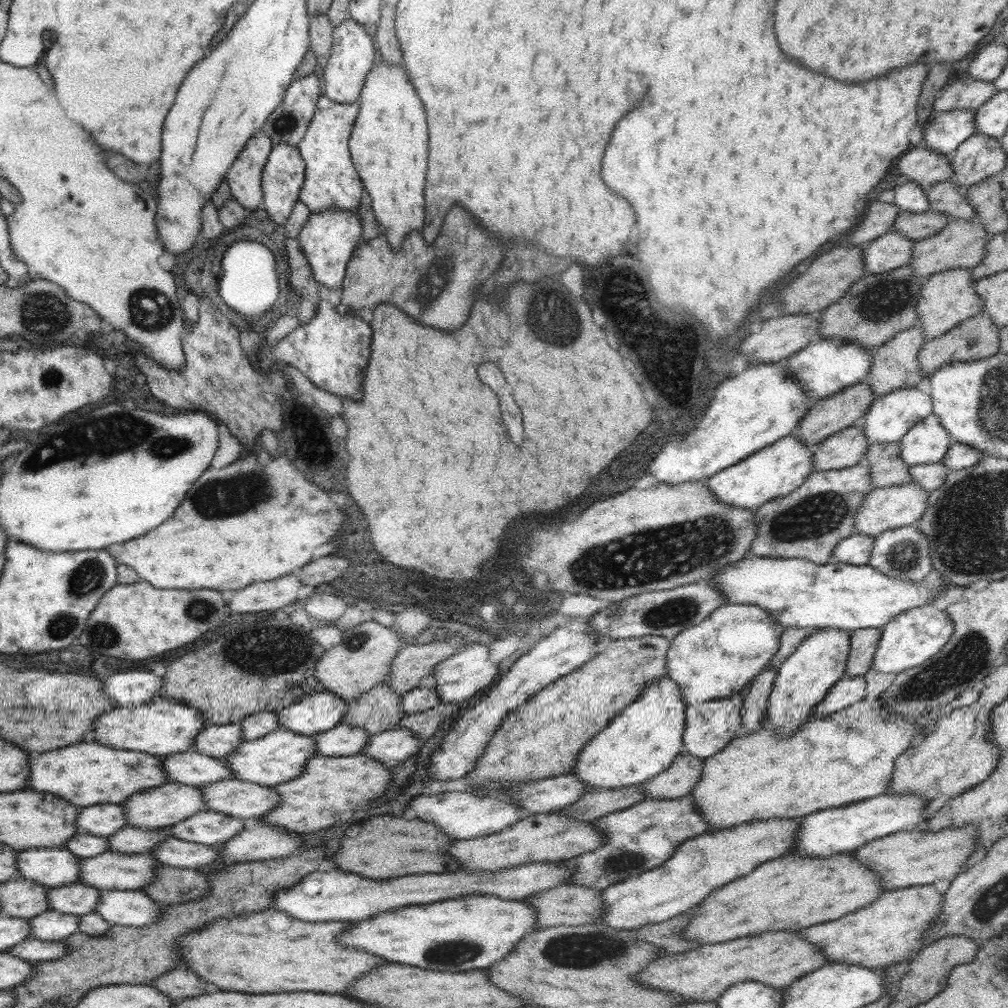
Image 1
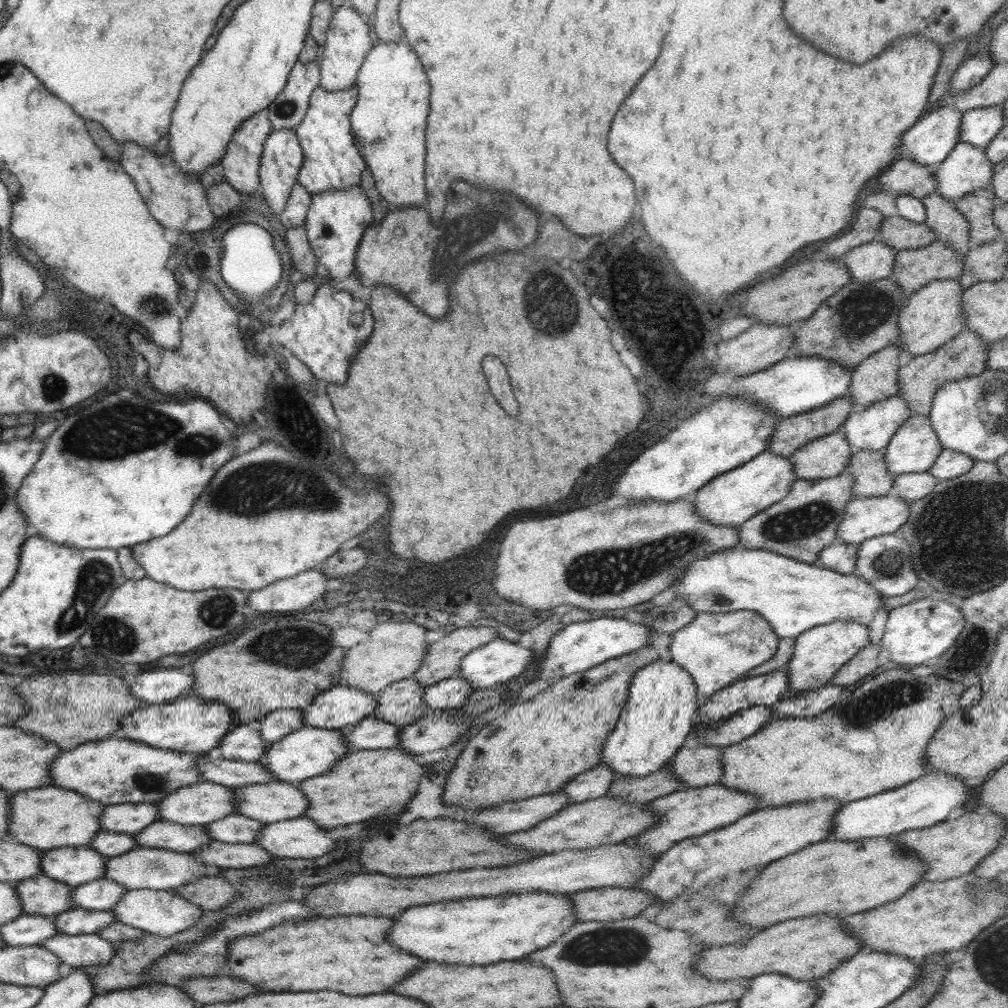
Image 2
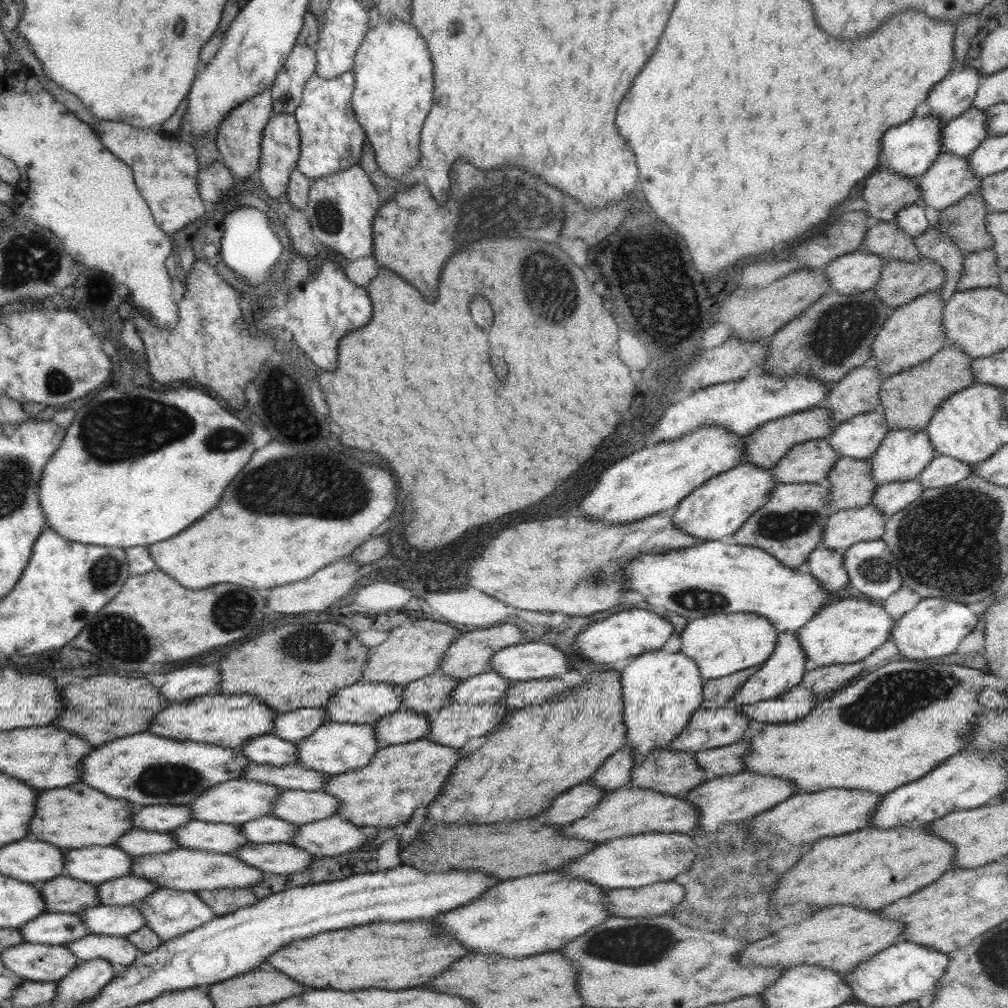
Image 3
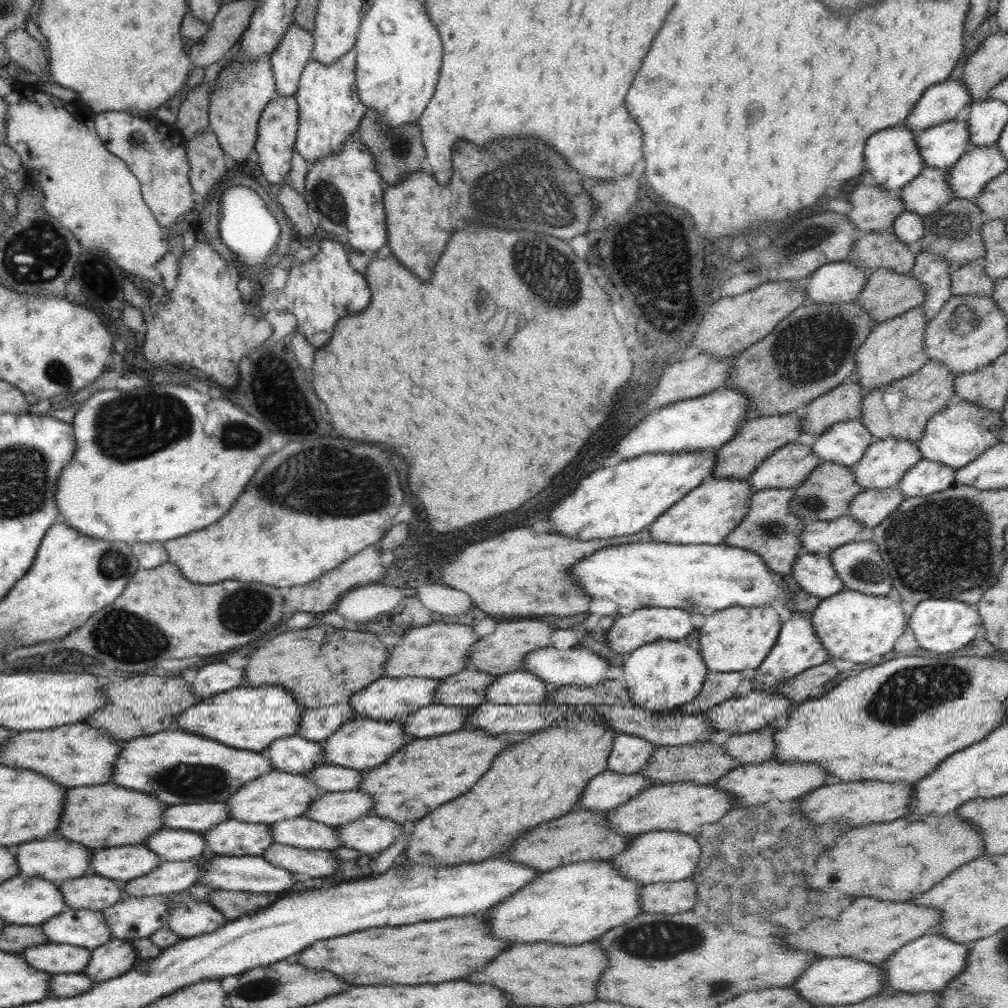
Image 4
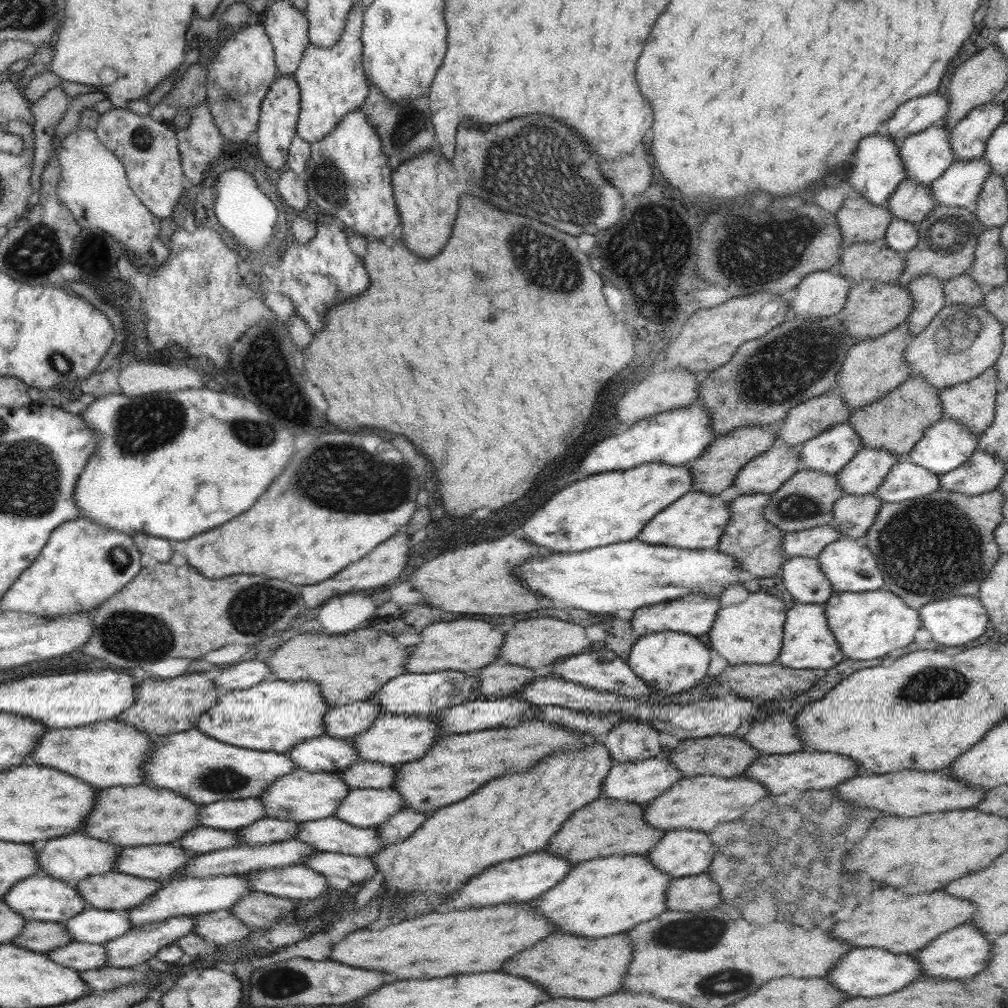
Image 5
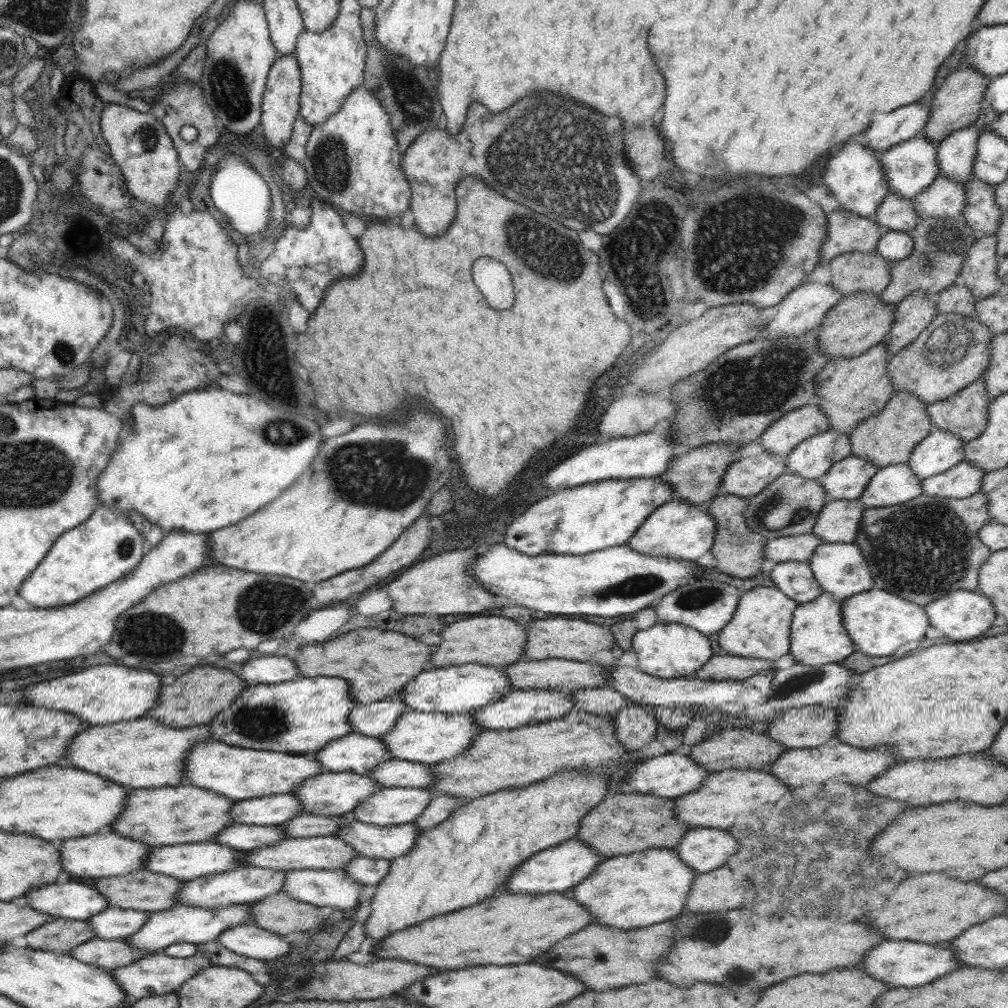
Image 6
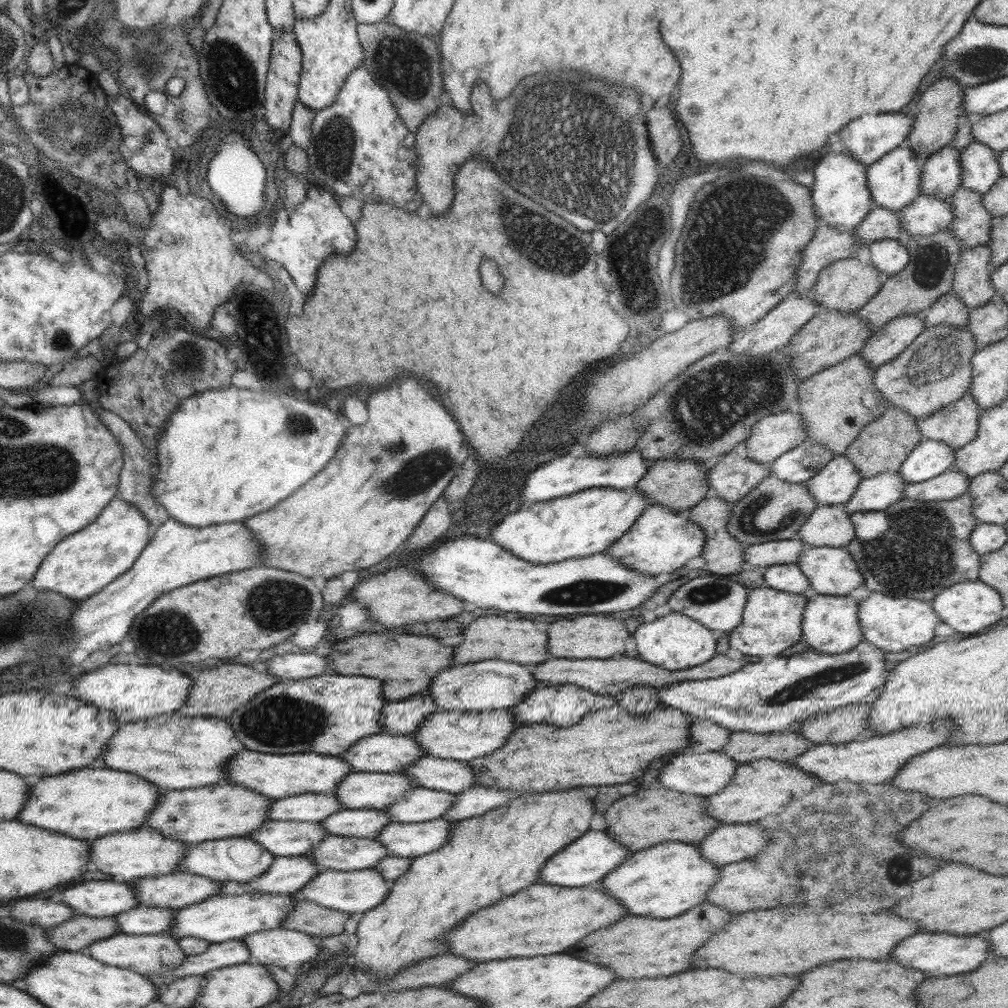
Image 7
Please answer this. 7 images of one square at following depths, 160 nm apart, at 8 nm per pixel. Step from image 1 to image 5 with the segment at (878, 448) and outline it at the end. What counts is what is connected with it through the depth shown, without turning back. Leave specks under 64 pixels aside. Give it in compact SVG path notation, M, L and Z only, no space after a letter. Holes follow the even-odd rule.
M801 467L795 476L788 479L776 492L770 495L769 503L764 507L763 515L769 523L778 527L783 534L803 531L822 525L831 525L834 518L834 503L844 494L835 475L813 471Z

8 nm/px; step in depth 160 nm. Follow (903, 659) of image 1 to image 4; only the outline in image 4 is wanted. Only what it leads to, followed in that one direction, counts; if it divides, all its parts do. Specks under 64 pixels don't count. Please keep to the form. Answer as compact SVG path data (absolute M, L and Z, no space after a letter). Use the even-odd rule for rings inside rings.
M930 599L915 606L912 616L908 619L908 627L912 628L921 650L946 654L965 648L968 642L972 642L978 630L983 628L983 622L976 606L963 601Z

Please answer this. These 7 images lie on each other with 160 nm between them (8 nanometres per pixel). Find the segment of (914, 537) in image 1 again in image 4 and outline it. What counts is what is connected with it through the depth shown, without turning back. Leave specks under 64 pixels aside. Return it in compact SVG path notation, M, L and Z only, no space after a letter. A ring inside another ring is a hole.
M856 541L843 544L829 556L844 588L884 597L892 590L892 579L876 543Z

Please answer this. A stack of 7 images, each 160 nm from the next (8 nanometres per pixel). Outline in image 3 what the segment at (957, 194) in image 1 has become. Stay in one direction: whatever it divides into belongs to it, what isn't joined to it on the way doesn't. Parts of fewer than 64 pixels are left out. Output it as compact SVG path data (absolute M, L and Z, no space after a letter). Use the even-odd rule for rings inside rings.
M929 225L926 231L913 239L922 257L933 260L943 268L946 280L940 288L939 295L944 303L948 302L948 299L958 291L965 254L960 252L950 237L936 225Z

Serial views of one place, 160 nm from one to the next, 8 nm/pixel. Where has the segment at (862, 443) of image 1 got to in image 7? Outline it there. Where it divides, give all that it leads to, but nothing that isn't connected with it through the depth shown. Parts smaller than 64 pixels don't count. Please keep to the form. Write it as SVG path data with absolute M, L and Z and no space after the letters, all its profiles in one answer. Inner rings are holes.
M730 451L708 472L709 486L716 490L717 496L726 502L735 503L770 475L771 468Z

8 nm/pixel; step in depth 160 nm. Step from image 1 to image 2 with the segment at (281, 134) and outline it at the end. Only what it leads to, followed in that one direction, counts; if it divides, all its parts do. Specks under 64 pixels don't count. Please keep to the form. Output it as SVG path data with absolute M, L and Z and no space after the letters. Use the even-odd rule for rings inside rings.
M297 60L290 71L284 90L280 91L268 107L272 130L292 128L292 131L296 131L308 110L310 95L319 87L320 75L318 60L313 62Z

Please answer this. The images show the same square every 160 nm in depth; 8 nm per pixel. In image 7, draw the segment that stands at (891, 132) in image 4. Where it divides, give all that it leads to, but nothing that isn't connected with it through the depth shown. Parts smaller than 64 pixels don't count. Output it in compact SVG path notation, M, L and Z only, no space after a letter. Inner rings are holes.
M846 151L828 153L813 170L815 176L811 191L811 201L820 223L830 225L842 232L854 230L871 211L874 202L867 185L865 166L853 159Z

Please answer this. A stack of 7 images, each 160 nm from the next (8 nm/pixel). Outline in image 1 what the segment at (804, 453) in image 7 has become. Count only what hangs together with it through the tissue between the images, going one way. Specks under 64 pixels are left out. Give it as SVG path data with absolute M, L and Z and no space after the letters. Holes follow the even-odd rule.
M916 386L899 388L885 395L875 395L871 407L858 425L870 443L898 443L913 424L933 413L931 396L916 389Z

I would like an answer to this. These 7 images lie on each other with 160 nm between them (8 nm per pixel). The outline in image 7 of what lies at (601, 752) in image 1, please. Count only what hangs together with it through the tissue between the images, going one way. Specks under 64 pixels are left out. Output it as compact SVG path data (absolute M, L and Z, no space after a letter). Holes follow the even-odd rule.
M671 612L648 624L638 626L633 637L636 639L636 650L639 658L670 671L692 668L716 656L716 641L712 631L696 620L680 613Z

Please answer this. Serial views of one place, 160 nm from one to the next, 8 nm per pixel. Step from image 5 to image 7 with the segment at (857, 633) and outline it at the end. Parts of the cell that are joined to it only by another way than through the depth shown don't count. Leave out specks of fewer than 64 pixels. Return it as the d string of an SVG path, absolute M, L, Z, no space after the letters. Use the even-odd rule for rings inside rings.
M872 592L859 604L860 630L865 640L886 653L899 653L916 648L920 644L926 644L934 638L936 625L942 622L933 609L933 605L928 601L885 596L880 592Z

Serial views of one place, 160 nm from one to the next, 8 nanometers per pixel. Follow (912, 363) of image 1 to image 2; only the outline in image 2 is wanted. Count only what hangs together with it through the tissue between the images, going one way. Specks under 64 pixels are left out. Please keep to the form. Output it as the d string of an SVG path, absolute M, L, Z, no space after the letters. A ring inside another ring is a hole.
M890 345L871 354L852 370L848 395L856 406L870 406L899 394L900 354L900 345Z

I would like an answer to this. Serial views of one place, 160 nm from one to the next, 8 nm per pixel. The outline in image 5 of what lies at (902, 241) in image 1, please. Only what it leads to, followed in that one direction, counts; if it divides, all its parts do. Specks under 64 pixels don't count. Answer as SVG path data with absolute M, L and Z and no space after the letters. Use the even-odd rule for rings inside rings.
M829 270L807 274L796 287L796 297L789 303L789 317L836 316L844 308L851 285L847 278Z

